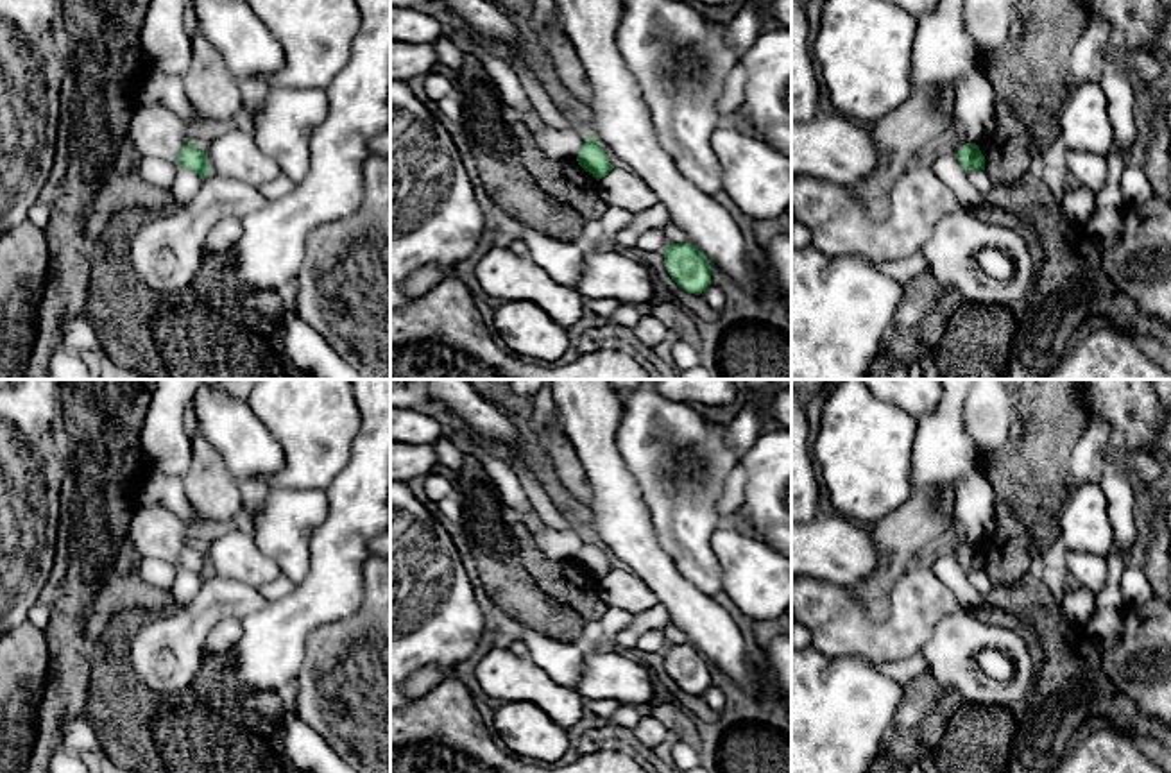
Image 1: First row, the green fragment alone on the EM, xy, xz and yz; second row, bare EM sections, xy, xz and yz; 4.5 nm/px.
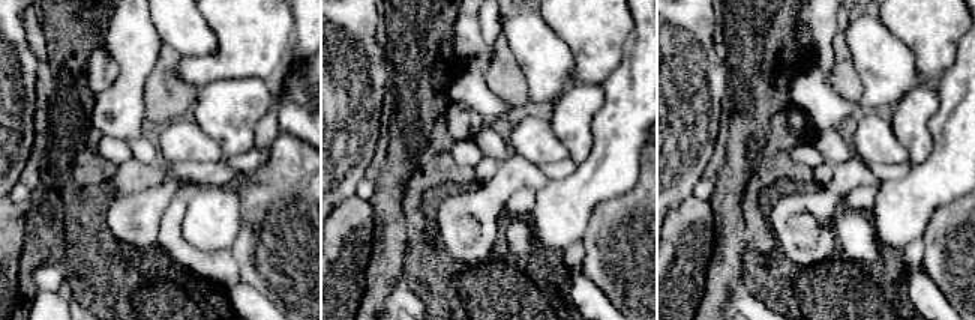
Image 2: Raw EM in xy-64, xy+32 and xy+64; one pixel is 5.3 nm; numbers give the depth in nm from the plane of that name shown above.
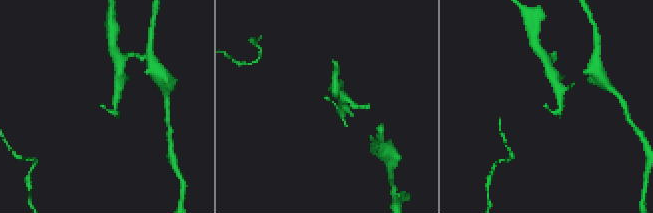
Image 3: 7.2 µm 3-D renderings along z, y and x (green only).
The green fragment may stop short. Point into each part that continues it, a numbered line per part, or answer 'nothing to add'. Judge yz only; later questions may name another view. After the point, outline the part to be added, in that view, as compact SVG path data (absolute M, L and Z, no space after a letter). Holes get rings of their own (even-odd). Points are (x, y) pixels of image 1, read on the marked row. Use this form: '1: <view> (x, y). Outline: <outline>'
nothing to add

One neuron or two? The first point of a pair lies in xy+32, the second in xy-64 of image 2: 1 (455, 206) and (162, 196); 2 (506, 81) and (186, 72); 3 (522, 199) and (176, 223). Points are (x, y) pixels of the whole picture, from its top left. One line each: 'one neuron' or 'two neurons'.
1: one neuron
2: two neurons
3: one neuron

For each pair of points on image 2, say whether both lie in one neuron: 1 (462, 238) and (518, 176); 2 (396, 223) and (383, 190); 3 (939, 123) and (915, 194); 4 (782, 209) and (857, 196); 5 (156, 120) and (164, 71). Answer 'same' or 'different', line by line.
1: same
2: same
3: same
4: different
5: same

